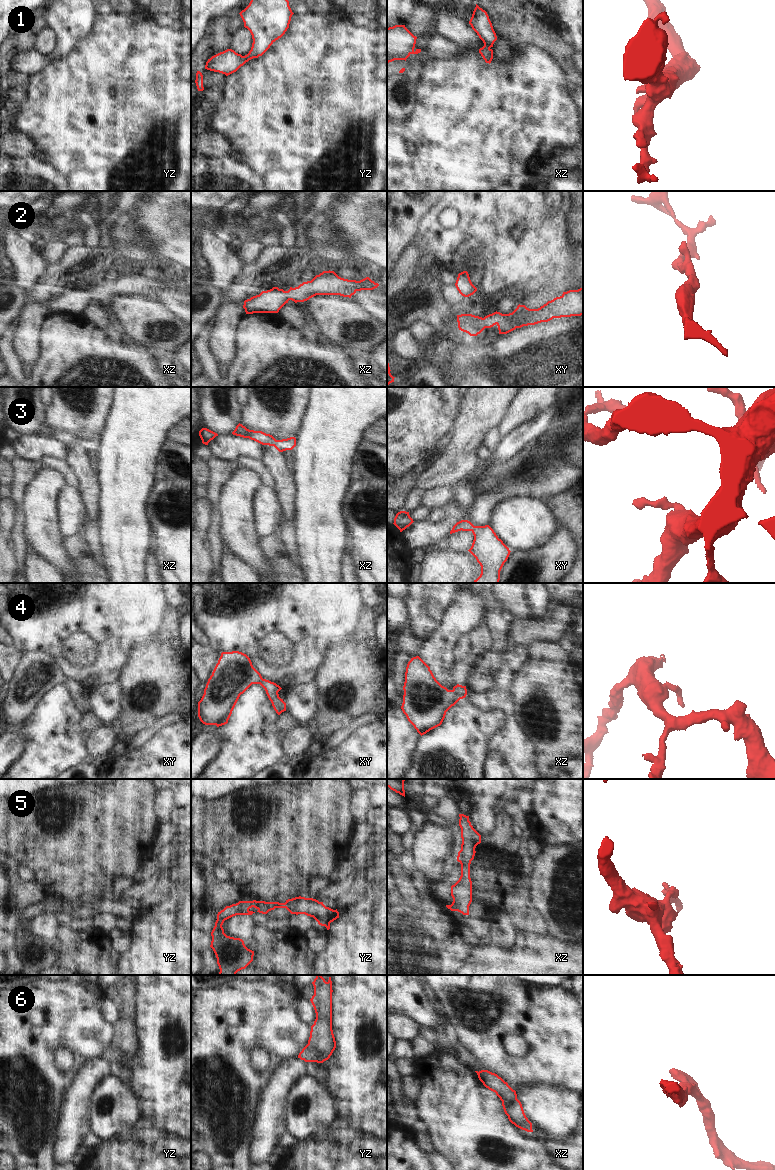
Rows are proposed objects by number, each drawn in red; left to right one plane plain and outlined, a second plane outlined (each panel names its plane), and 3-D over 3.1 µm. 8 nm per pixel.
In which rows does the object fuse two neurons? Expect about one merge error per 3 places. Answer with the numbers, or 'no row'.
no row

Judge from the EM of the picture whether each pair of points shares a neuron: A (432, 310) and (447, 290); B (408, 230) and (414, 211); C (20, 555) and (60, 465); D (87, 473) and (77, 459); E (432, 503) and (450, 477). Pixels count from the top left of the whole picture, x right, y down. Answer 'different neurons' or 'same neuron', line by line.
A: different neurons
B: same neuron
C: different neurons
D: same neuron
E: different neurons

